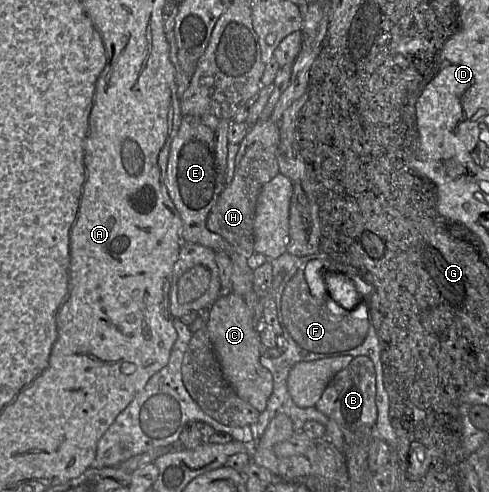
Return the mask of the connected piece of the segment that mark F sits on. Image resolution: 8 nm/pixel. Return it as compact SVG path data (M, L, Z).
M285 252L278 258L268 261L271 261L273 268L271 295L282 328L282 335L287 341L287 348L277 358L263 355L260 357L262 366L268 369L273 376L273 391L268 399L267 407L260 413L258 421L250 425L254 442L259 441L271 420L278 414L286 414L291 418L294 432L303 431L304 424L309 420L317 421L324 426L327 425L329 418L320 412L316 406L301 408L292 399L288 391L287 379L290 370L296 363L341 355L367 356L373 362L376 373L375 401L378 415L374 426L375 437L383 439L391 447L391 457L388 464L397 468L398 475L398 442L389 419L388 394L383 384L381 347L376 330L371 325L370 320L372 285L358 274L343 273L352 280L358 292L358 302L353 308L345 309L329 296L324 280L325 272L319 272L318 277L308 275L307 263L311 261L311 258L298 257Z

